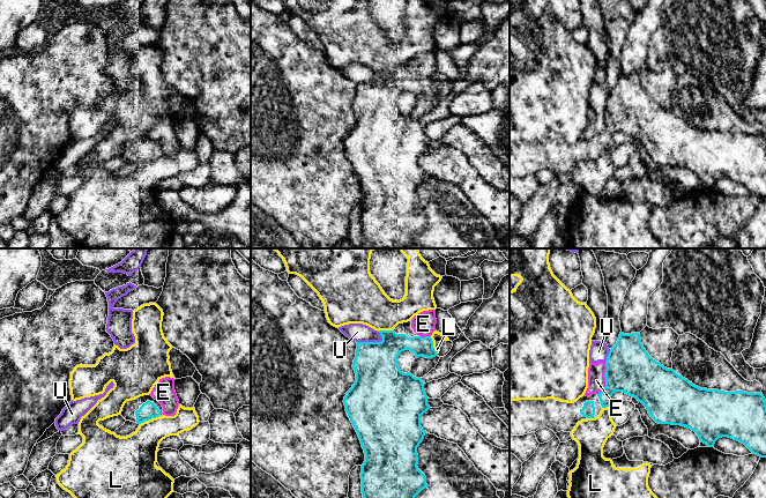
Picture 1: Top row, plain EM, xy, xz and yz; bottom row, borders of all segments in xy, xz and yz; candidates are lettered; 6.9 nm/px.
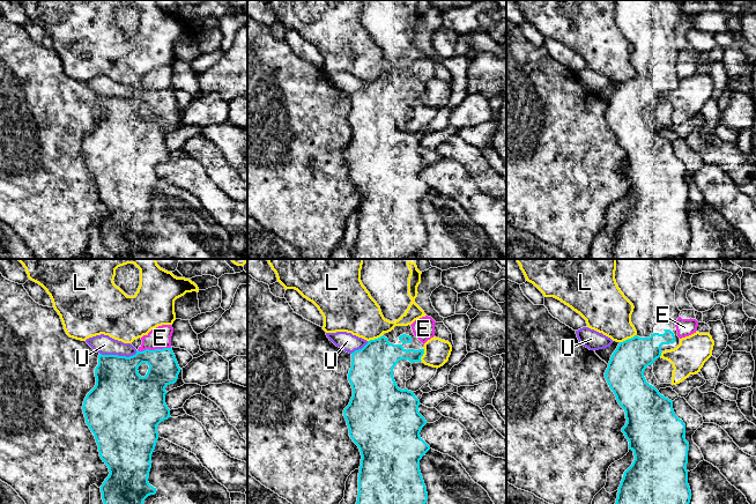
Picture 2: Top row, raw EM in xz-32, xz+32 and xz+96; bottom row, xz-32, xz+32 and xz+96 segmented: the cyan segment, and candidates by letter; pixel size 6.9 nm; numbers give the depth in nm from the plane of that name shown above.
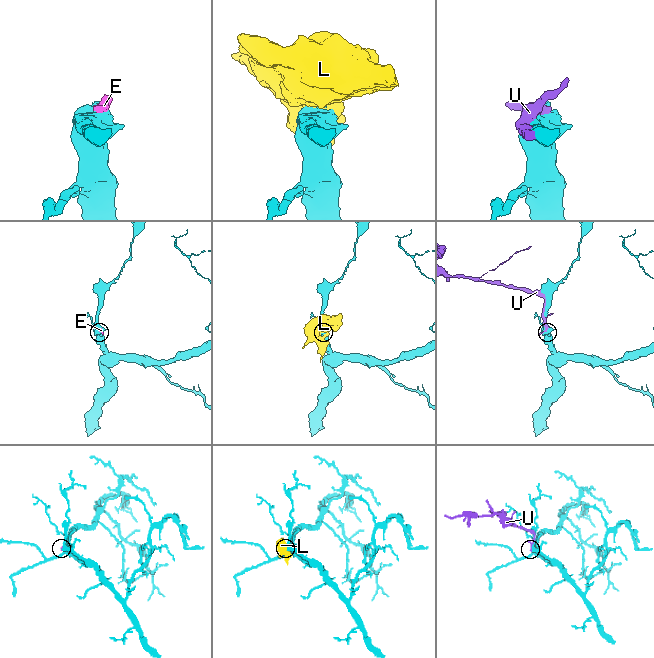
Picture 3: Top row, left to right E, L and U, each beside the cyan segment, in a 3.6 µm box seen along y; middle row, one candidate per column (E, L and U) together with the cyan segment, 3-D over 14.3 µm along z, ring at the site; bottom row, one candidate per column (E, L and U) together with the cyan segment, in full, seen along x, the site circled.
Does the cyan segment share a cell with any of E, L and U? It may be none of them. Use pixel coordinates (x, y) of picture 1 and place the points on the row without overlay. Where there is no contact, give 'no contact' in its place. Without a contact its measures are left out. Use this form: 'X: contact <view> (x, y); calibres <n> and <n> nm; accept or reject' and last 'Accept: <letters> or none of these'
E: contact yz (605, 119); calibres 320 and 130 nm; reject
L: contact xz (432, 87); calibres 140 and 80 nm; reject
U: contact xz (370, 83); calibres 320 and 130 nm; reject
Accept: none of these

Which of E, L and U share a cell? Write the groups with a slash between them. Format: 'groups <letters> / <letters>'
groups E U / L

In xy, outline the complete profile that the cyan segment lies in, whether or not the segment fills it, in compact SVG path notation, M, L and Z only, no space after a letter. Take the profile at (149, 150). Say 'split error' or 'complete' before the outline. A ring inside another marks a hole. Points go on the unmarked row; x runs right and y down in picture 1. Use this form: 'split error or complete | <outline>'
split error | M143 136L127 142L120 156L126 162L141 165L146 162L163 157L163 148L151 136Z

